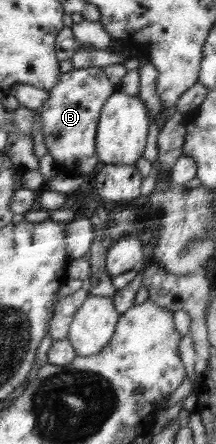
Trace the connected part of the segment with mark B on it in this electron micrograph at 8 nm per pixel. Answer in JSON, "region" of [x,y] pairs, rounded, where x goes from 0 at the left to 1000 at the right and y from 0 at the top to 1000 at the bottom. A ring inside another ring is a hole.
{"region":[[[468,151],[329,155],[287,164],[287,178],[264,194],[222,205],[236,216],[185,241],[194,250],[194,295],[208,331],[245,360],[292,367],[310,381],[356,385],[431,385],[454,349],[440,349],[440,304],[468,275],[468,241],[491,239],[495,218],[523,214],[532,191],[495,178]]]}

